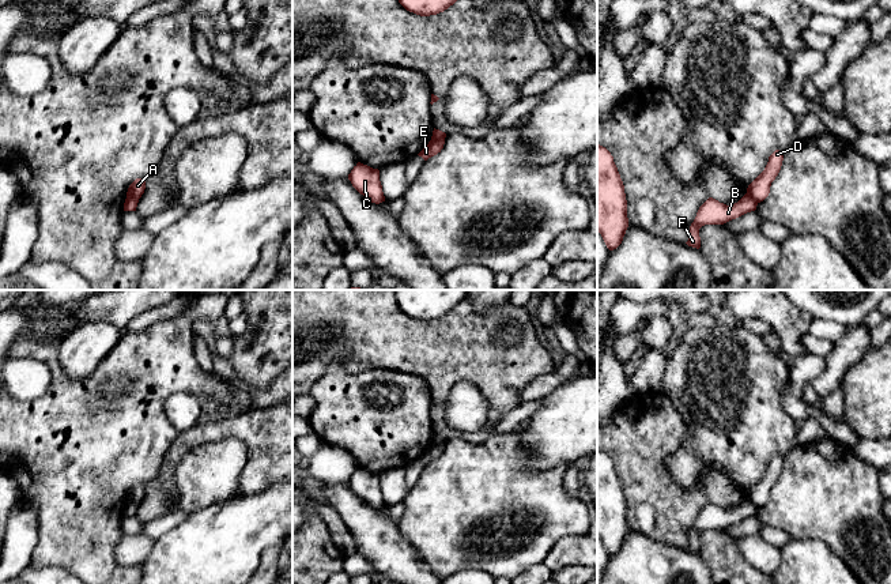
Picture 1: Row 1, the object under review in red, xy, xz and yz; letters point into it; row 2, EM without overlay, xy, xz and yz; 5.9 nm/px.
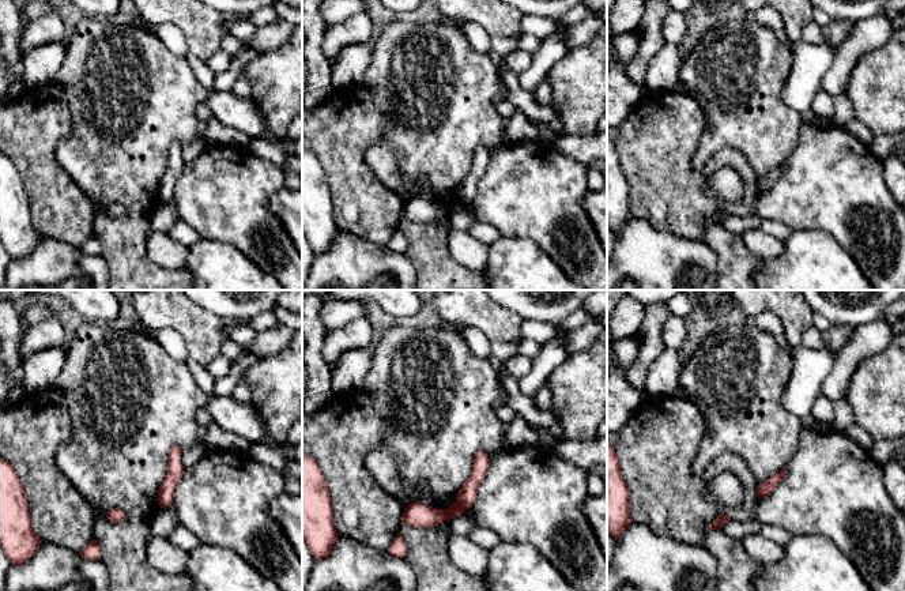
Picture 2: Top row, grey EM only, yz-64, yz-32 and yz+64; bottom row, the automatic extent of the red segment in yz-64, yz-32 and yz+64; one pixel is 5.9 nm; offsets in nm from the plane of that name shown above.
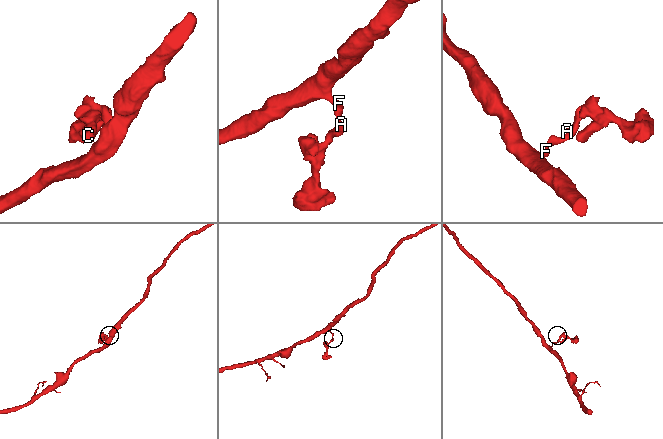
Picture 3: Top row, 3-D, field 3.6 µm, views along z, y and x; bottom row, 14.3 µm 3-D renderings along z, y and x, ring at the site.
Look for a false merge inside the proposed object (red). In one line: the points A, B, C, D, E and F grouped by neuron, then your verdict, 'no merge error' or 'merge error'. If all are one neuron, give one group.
A C D E / B F; merge error

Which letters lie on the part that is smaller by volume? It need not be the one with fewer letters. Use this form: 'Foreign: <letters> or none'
Foreign: A, C, D, E

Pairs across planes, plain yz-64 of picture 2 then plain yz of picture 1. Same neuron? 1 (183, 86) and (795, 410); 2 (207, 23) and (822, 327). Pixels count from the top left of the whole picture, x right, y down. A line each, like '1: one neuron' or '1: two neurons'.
1: two neurons
2: two neurons

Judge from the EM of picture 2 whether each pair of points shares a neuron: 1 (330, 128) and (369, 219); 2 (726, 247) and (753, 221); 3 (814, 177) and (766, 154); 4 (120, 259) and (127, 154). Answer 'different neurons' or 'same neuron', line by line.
1: same neuron
2: different neurons
3: different neurons
4: same neuron

